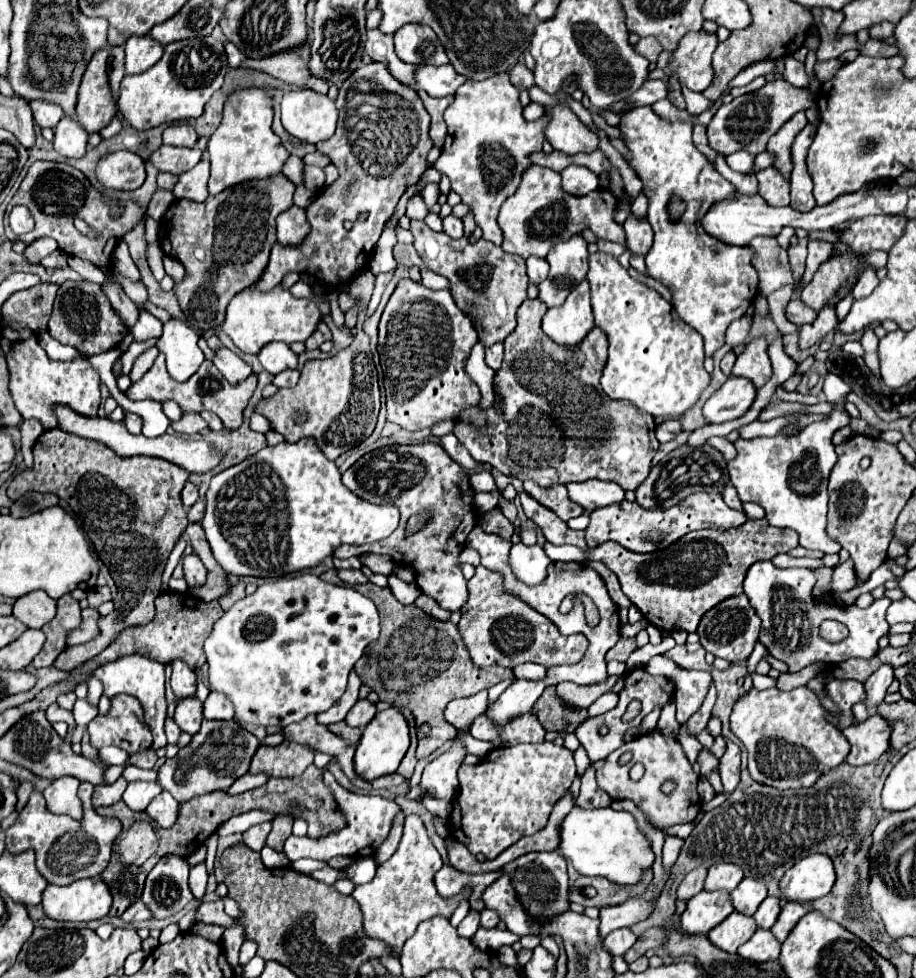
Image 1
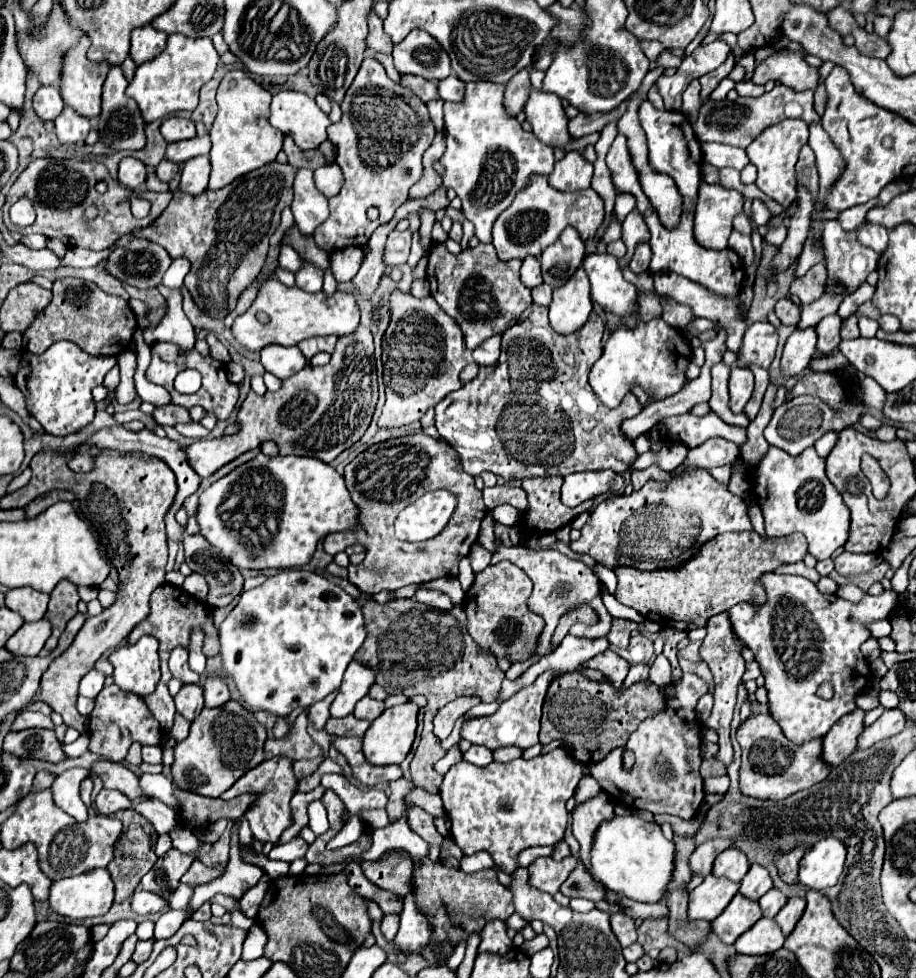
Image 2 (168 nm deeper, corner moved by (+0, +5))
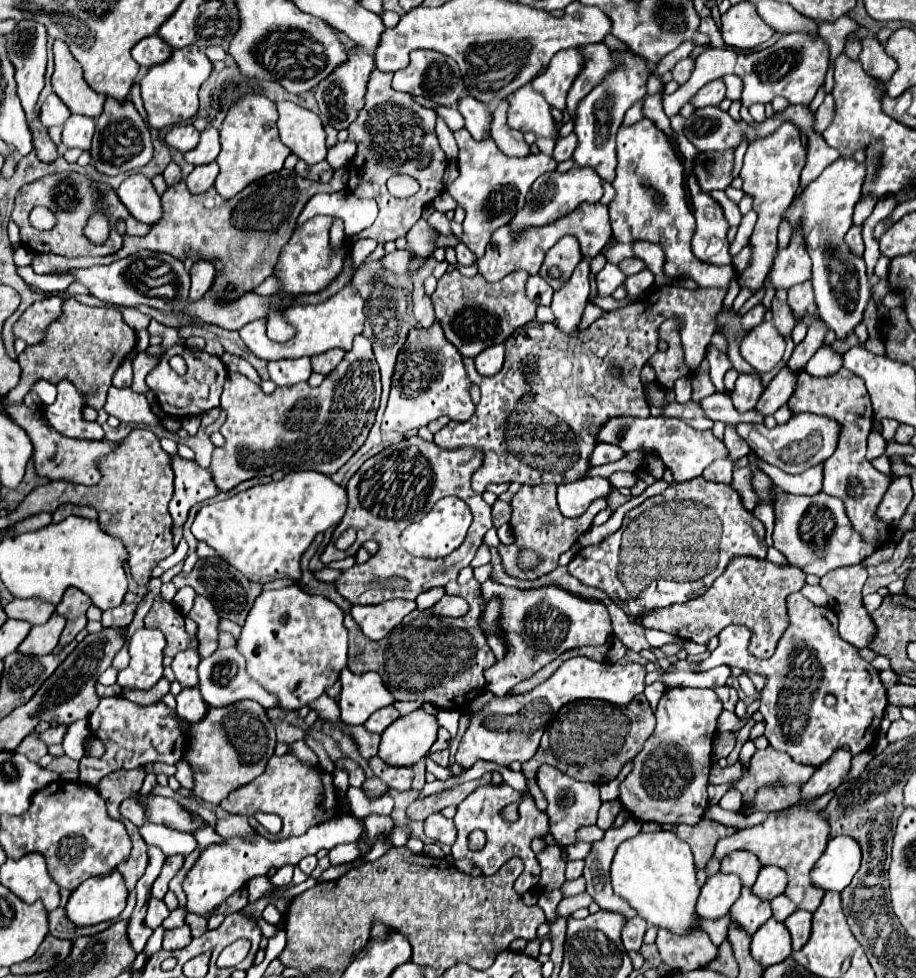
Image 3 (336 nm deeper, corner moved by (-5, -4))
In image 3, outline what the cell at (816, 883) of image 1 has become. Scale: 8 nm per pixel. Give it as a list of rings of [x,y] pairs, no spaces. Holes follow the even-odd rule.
[[[835,836],[811,870],[811,880],[821,890],[841,892],[853,880],[861,864],[859,842],[849,836]]]

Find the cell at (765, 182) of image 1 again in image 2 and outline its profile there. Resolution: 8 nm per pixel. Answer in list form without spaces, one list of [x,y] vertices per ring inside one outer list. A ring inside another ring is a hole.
[[[754,199],[754,201],[752,201],[752,217],[754,217],[754,221],[762,227],[762,225],[766,225],[766,223],[770,221],[772,213],[770,213],[770,209],[766,207],[766,203],[764,203],[764,201]]]

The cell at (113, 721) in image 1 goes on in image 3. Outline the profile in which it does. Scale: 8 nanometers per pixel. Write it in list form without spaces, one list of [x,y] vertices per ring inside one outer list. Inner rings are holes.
[[[123,696],[101,698],[95,712],[89,716],[89,728],[107,748],[103,758],[81,760],[79,780],[89,786],[97,786],[101,778],[117,770],[133,770],[151,762],[177,764],[183,758],[187,746],[187,738],[179,730],[179,720],[173,716],[173,710],[163,702],[139,706]]]

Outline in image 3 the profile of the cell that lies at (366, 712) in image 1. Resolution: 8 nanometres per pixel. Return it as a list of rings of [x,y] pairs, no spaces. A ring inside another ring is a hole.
[[[387,706],[387,708],[381,708],[377,710],[367,722],[365,722],[365,728],[369,728],[371,732],[377,732],[381,734],[393,720],[397,720],[401,714],[395,710],[395,706]]]

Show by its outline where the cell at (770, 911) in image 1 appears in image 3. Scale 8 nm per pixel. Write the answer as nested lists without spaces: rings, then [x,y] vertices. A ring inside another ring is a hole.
[[[785,894],[773,898],[773,900],[771,900],[771,908],[773,908],[773,918],[777,918],[777,920],[781,920],[781,922],[797,910],[797,906],[795,906]]]

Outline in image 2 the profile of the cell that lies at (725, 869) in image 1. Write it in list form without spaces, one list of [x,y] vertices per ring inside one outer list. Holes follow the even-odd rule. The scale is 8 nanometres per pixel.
[[[734,847],[722,851],[716,861],[714,861],[714,871],[712,875],[716,877],[726,877],[734,883],[742,881],[742,877],[748,873],[748,861],[746,861],[746,855]]]

